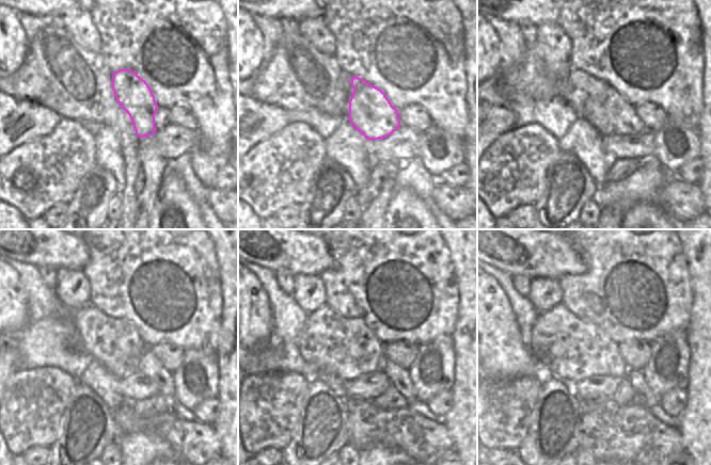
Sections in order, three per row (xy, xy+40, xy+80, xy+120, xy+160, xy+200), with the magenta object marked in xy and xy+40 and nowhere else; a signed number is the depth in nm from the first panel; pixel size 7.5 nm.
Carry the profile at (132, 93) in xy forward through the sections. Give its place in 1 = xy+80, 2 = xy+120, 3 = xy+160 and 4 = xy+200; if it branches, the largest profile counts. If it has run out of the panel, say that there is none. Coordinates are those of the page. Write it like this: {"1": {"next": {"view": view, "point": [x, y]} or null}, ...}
{"1": {"next": {"view": "xy+80", "point": [615, 116]}}, "2": {"next": {"view": "xy+120", "point": [148, 365]}}, "3": {"next": {"view": "xy+160", "point": [399, 378]}}, "4": {"next": {"view": "xy+200", "point": [635, 377]}}}

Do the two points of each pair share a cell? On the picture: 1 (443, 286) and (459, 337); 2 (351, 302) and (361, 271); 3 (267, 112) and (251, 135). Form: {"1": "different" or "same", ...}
{"1": "different", "2": "same", "3": "same"}

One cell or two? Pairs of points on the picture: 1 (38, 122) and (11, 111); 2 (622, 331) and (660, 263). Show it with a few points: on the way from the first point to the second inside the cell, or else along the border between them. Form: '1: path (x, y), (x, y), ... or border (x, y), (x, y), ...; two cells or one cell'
1: path (32, 121), (24, 112), (17, 112); one cell
2: path (647, 332), (668, 314), (667, 288); one cell

